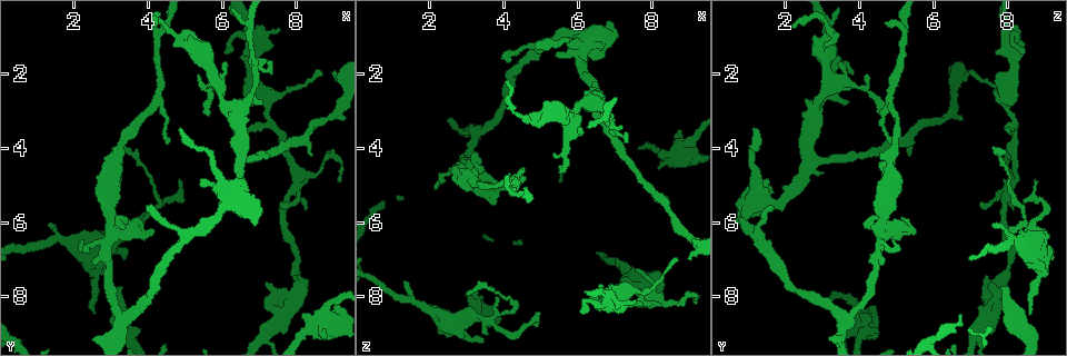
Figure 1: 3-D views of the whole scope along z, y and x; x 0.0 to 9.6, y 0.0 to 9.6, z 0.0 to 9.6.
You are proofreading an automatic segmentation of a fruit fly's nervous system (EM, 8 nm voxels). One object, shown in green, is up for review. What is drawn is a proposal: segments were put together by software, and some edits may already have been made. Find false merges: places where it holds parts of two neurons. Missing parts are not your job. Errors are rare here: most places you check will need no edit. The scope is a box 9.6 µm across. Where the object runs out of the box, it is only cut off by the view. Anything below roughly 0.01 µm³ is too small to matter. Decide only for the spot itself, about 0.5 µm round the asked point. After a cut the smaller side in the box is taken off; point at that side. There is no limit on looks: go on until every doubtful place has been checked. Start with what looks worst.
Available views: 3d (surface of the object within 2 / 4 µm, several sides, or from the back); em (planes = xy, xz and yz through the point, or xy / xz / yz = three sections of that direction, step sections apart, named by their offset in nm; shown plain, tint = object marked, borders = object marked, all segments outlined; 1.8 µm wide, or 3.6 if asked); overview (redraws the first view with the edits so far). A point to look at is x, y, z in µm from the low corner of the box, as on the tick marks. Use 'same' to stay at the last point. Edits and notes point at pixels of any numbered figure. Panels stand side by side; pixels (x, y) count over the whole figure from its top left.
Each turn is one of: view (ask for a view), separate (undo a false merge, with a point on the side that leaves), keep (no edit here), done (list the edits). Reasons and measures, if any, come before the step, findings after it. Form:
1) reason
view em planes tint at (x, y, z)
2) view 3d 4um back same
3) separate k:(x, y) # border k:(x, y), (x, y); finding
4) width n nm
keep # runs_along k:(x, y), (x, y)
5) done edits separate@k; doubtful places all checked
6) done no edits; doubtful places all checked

three-way junction
view em planes tint at (3.00, 6.30, 4.50)

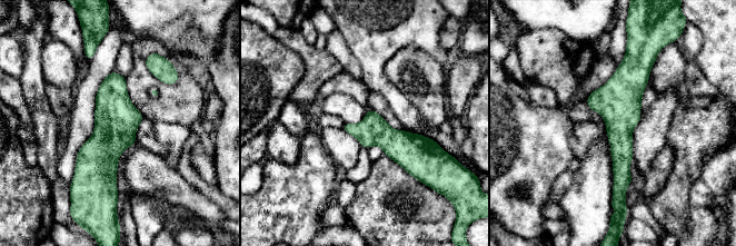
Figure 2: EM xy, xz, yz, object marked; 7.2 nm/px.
width 220 nm
keep # continuous, no second neuron

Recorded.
four or more arms meet
view em planes tint at (8.00, 4.65, 8.20)

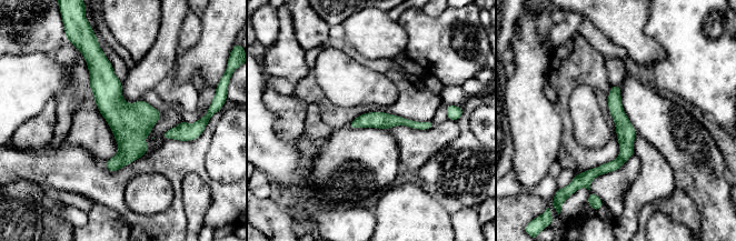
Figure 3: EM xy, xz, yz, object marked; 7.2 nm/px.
keep # runs_along 3:(99, 57), (125, 120), (112, 169); continuous, no second neuron

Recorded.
calibre changes
view 3d 2um at (6.85, 1.40, 8.15)

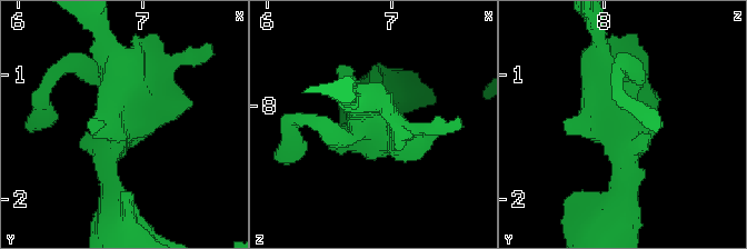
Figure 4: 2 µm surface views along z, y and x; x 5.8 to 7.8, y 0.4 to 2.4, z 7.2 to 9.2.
shape alone is not enough
view em planes tint at (6.84, 1.38, 8.18)

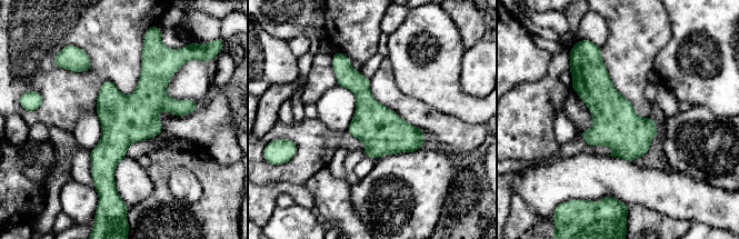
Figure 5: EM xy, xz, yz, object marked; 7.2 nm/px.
keep # runs_along 5:(143, 60), (111, 189); all the same neuron

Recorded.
done no edits; doubtful places all checked

